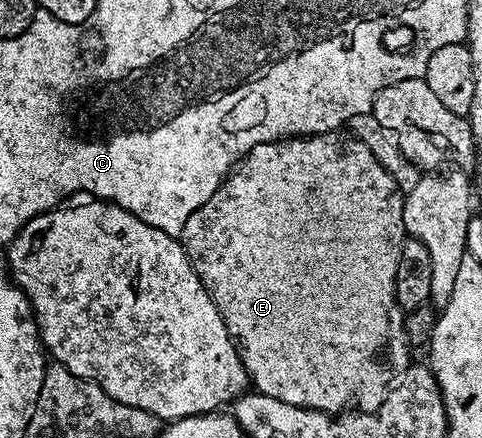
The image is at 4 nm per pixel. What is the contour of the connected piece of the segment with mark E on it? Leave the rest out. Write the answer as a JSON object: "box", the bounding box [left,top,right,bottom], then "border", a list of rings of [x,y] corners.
{"box":[181,133,413,413],"border":[[[339,133],[305,135],[257,145],[235,164],[217,193],[213,193],[213,197],[209,197],[209,201],[205,201],[205,205],[201,205],[201,209],[197,209],[189,221],[185,221],[181,236],[183,251],[191,267],[200,281],[207,284],[207,291],[238,346],[250,386],[260,395],[277,397],[277,401],[328,413],[343,413],[348,409],[356,412],[377,410],[413,363],[413,348],[407,342],[403,324],[405,312],[395,300],[397,261],[405,246],[403,195],[395,178],[380,165],[377,157],[373,157],[360,139],[342,139],[341,136]]]}

